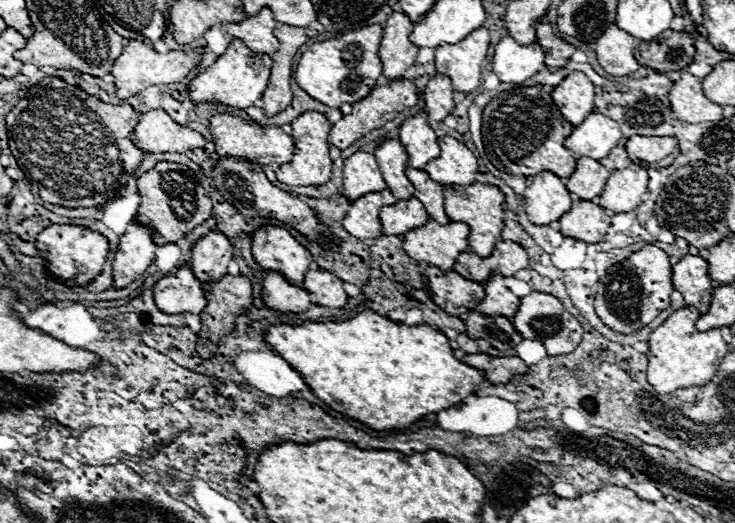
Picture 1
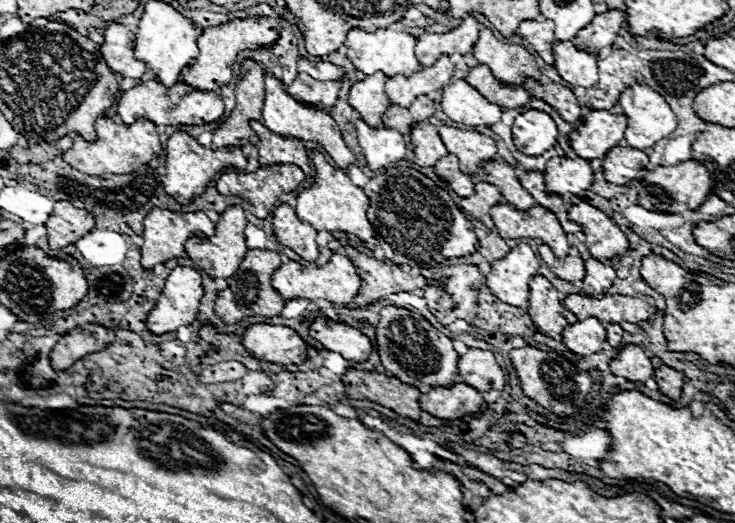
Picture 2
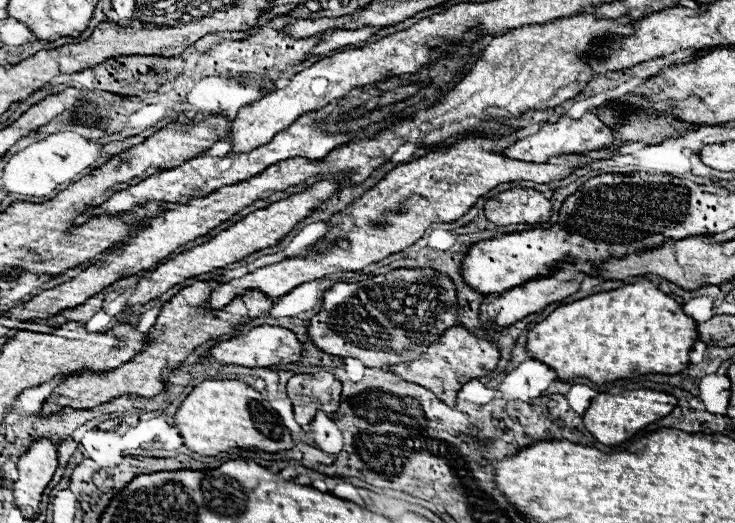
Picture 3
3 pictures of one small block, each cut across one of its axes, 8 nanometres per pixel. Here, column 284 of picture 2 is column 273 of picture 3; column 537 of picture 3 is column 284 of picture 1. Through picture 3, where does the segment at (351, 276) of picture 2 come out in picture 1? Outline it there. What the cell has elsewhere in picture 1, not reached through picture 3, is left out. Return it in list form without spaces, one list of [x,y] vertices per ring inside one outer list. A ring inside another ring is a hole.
[[[304,112],[292,120],[292,140],[294,140],[294,156],[290,162],[276,166],[276,178],[290,186],[322,186],[332,178],[332,160],[328,148],[328,132],[332,124],[320,112]]]

